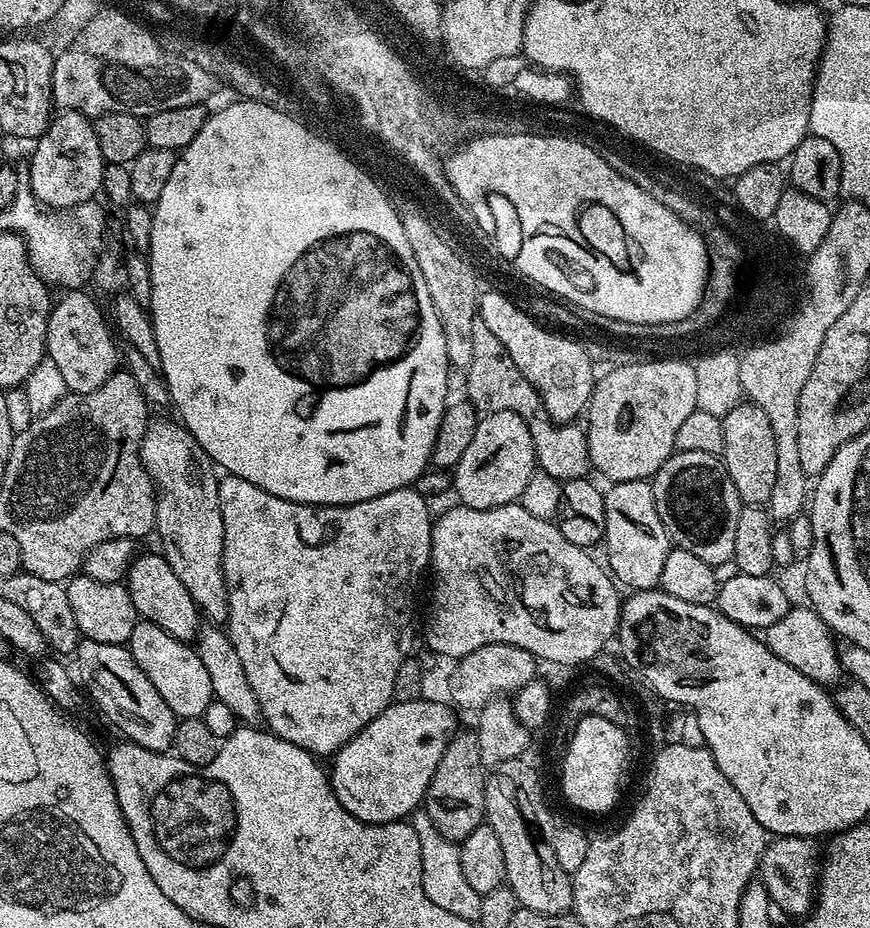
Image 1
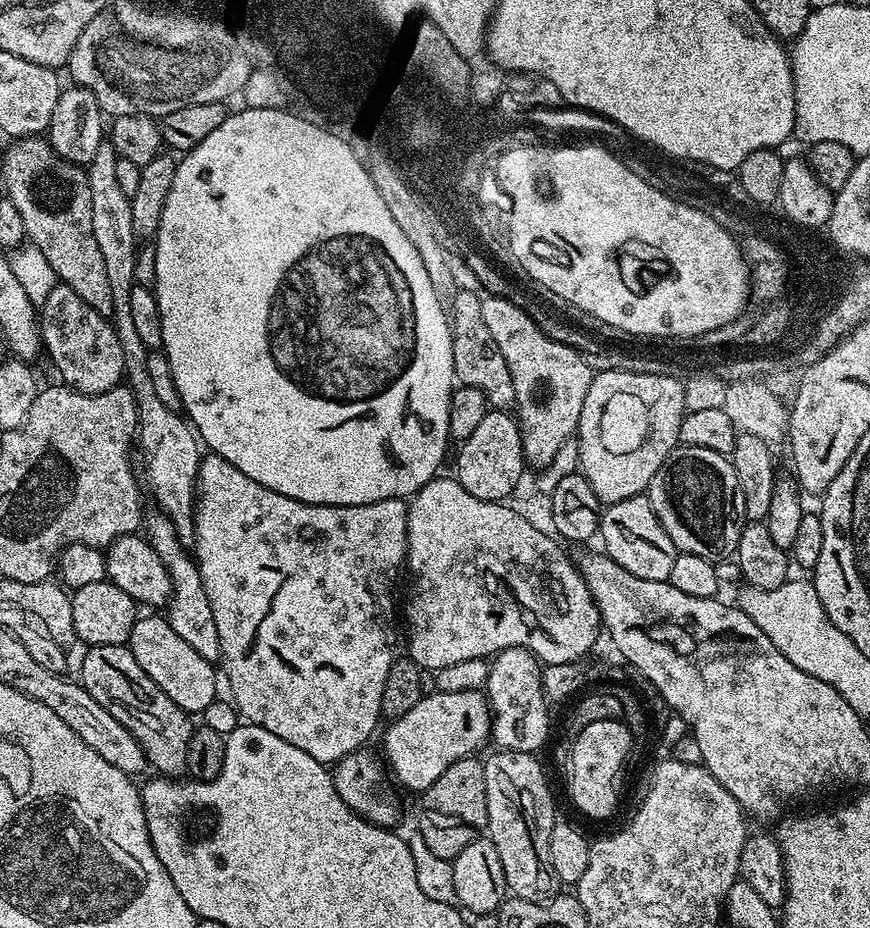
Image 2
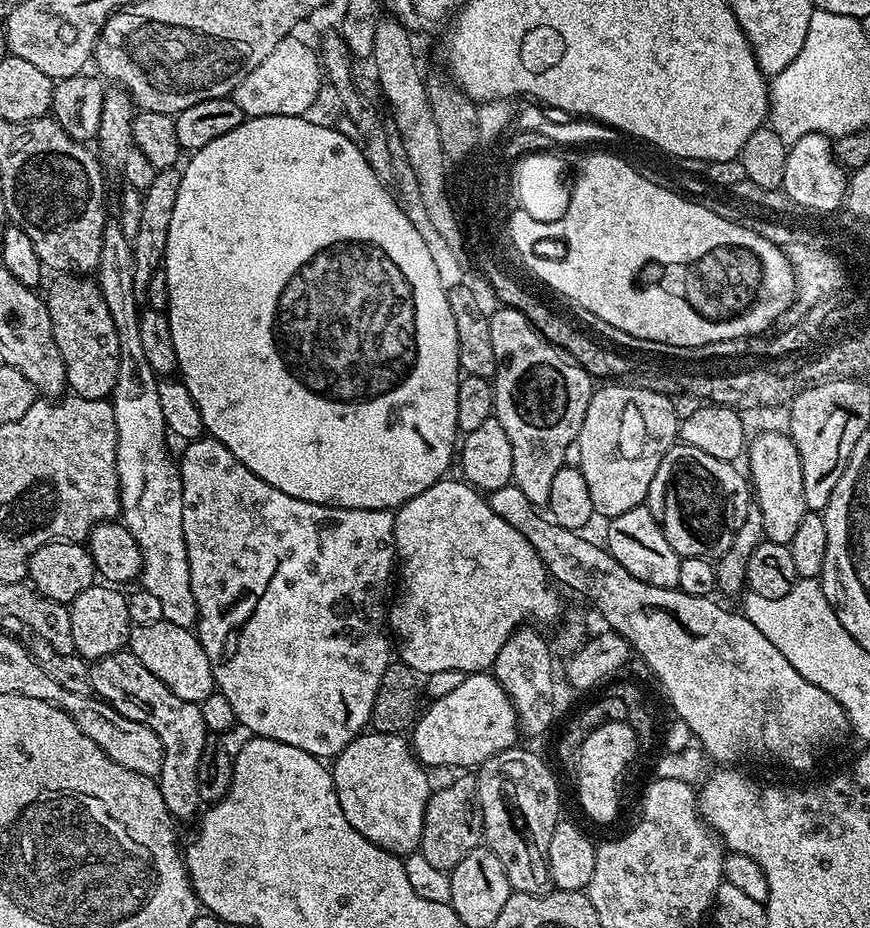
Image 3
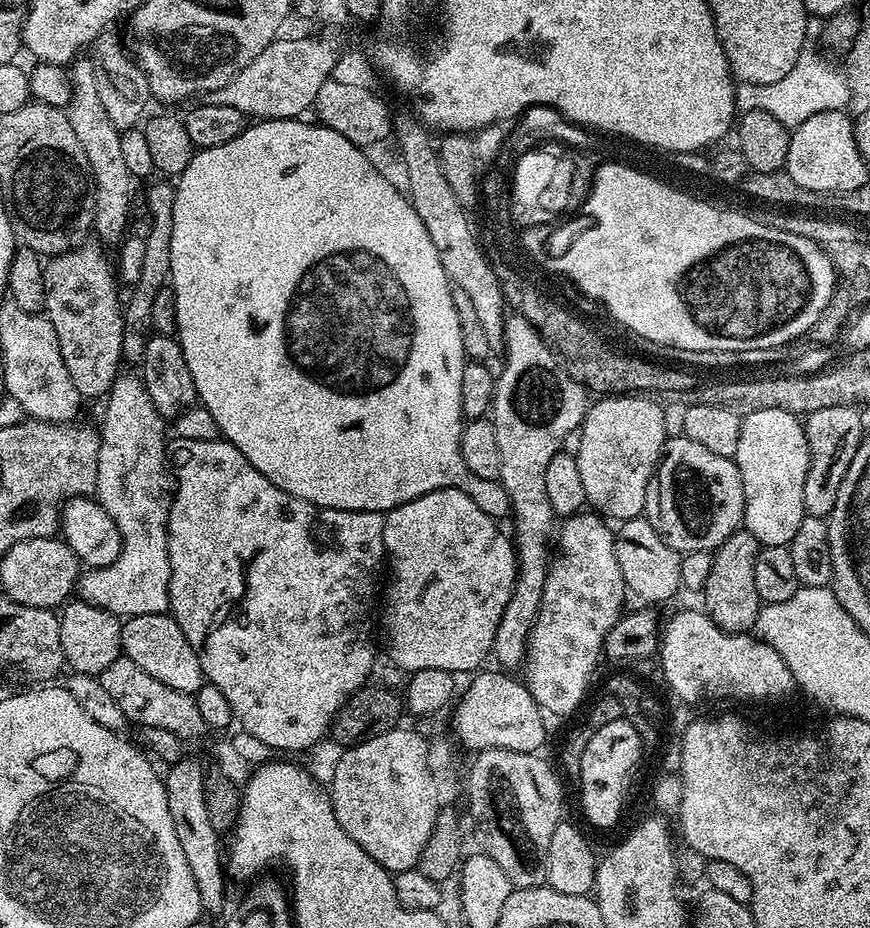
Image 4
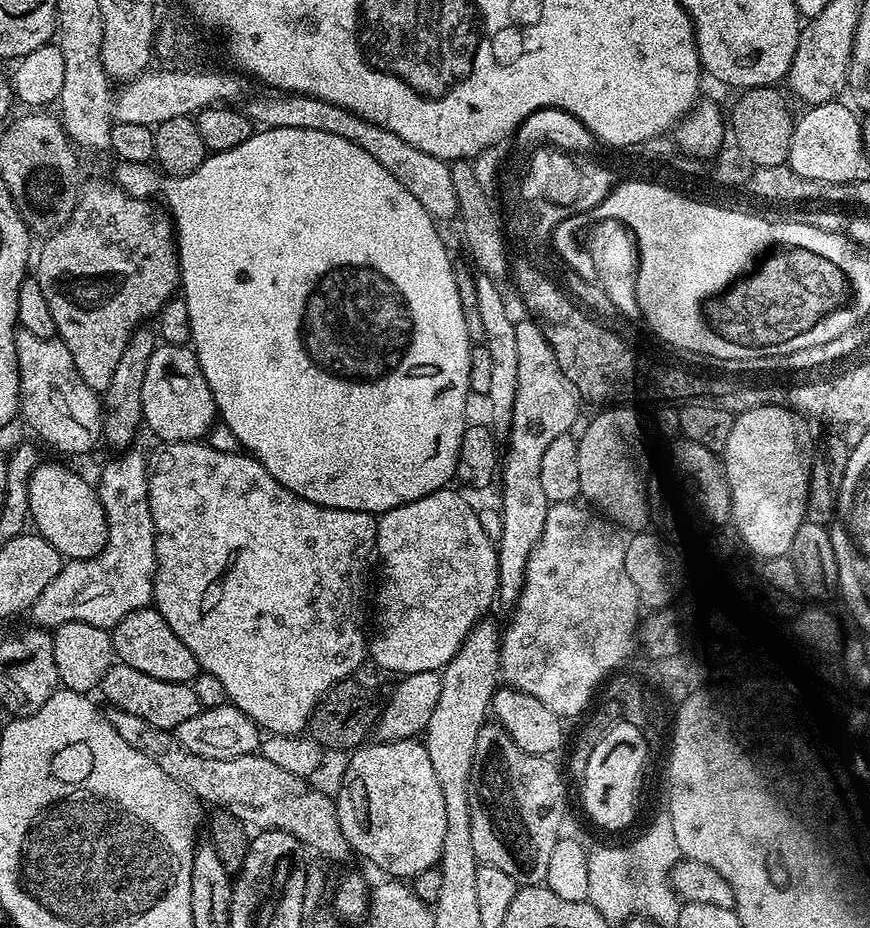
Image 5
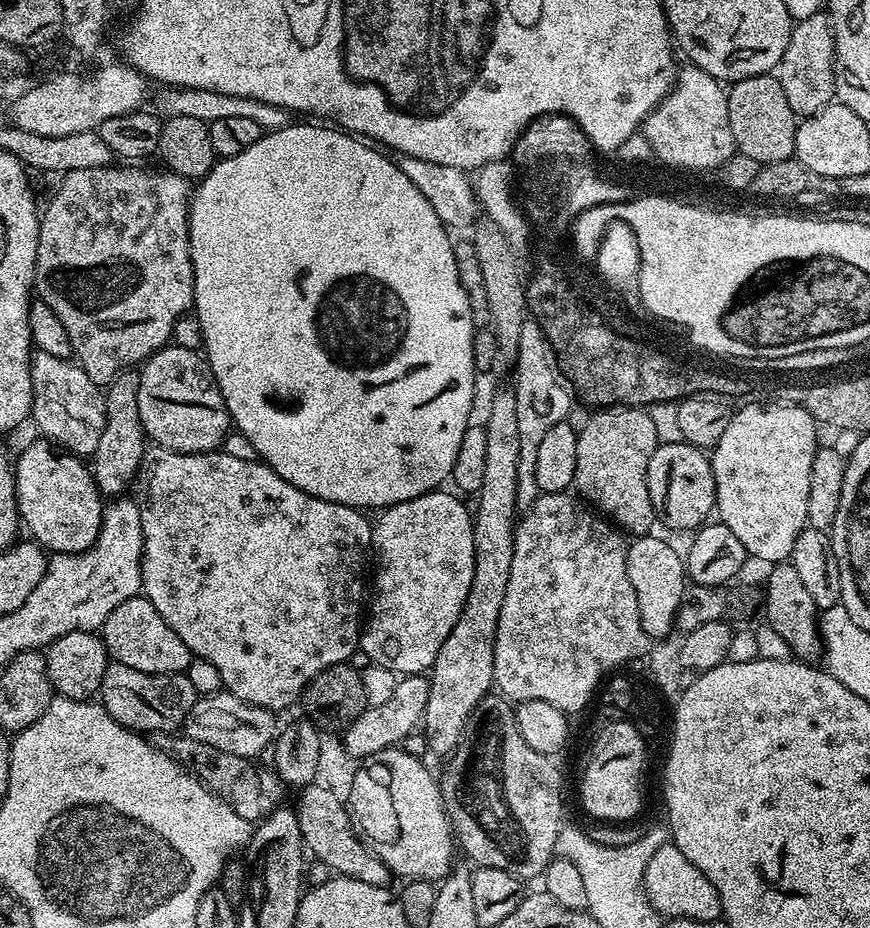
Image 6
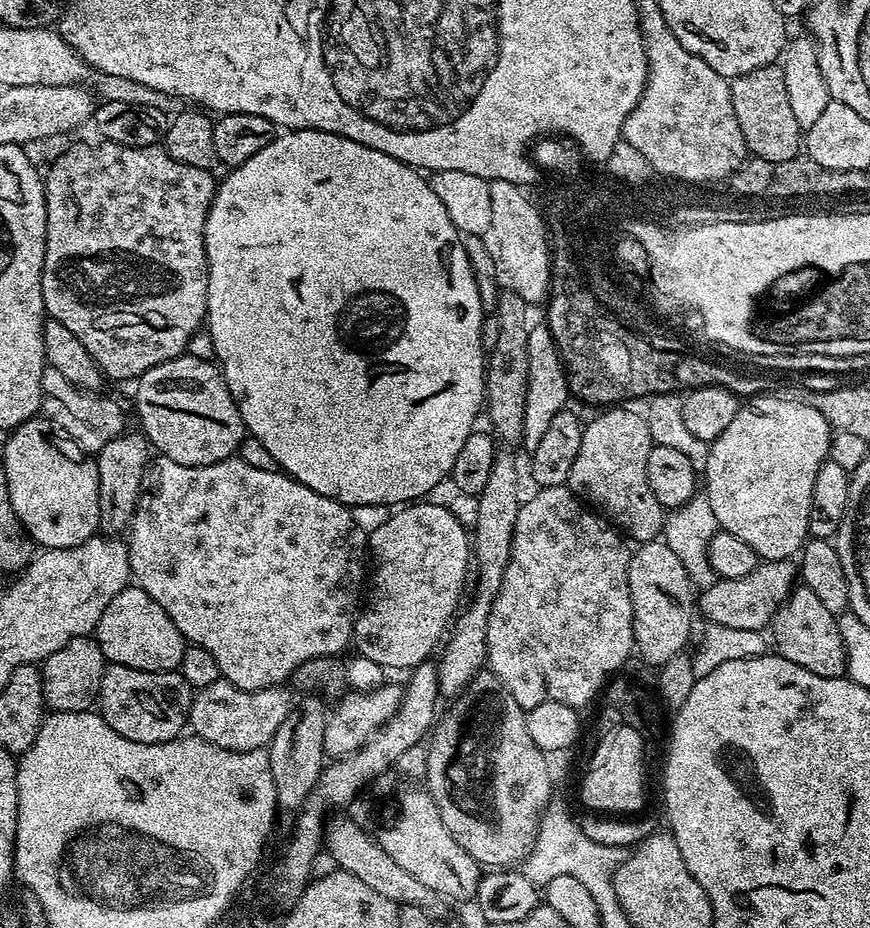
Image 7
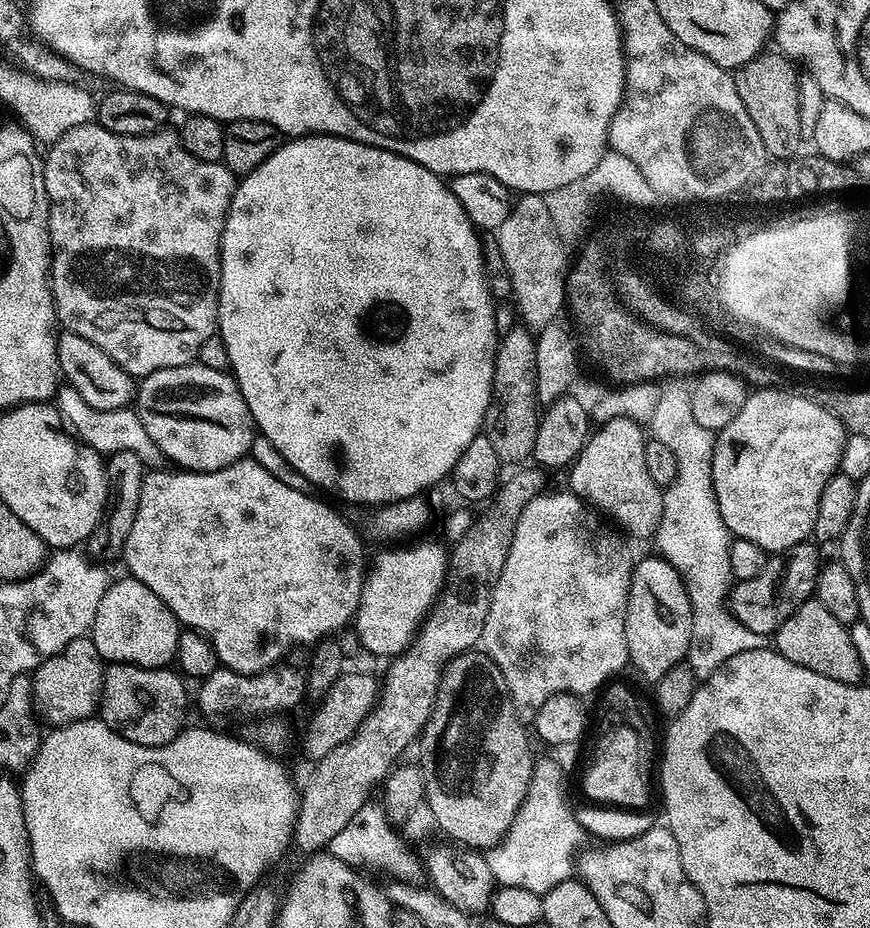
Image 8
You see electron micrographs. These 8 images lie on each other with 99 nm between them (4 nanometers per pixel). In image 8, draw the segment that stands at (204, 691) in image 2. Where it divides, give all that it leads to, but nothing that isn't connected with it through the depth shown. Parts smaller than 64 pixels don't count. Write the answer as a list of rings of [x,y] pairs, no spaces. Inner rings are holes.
[[[113,579],[90,629],[90,638],[100,659],[113,664],[133,664],[139,668],[167,668],[176,659],[176,647],[182,625],[176,615],[141,580]]]

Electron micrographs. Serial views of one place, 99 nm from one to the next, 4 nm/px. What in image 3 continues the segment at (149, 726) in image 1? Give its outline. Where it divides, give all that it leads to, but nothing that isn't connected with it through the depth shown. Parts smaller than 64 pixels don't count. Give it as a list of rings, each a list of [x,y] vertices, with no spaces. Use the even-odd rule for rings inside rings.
[[[127,650],[95,661],[88,673],[92,691],[99,699],[118,710],[118,714],[126,714],[126,718],[134,718],[134,722],[150,726],[150,730],[154,730],[154,734],[162,738],[164,757],[158,777],[162,802],[166,802],[168,815],[177,821],[188,820],[192,815],[193,819],[202,808],[196,781],[198,758],[202,758],[204,743],[210,735],[208,727],[202,722],[200,706],[178,698],[178,694],[158,682],[158,678],[154,678],[154,674],[150,674],[150,670],[146,670],[146,666],[138,662],[136,655]]]

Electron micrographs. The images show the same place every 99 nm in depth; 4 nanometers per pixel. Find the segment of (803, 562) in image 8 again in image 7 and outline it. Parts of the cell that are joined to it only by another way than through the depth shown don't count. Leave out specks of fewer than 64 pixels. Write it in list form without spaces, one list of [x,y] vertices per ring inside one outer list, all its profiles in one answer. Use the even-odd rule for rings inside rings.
[[[795,559],[787,560],[764,560],[757,563],[746,578],[730,578],[729,580],[717,579],[715,584],[709,584],[703,589],[704,592],[698,596],[698,612],[705,616],[705,621],[721,624],[727,628],[738,630],[754,630],[755,632],[767,629],[771,625],[774,614],[784,604],[784,600],[798,584],[798,564]]]

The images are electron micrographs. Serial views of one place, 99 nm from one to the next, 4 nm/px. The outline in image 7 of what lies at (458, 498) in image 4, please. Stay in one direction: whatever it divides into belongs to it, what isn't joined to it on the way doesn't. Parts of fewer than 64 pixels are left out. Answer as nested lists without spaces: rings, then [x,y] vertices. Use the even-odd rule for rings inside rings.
[[[412,502],[401,507],[389,520],[384,520],[373,532],[366,536],[370,556],[380,565],[376,577],[371,577],[372,597],[363,605],[352,628],[355,651],[371,662],[376,662],[385,670],[404,668],[411,670],[425,663],[432,651],[445,639],[458,609],[461,607],[460,595],[464,592],[464,579],[470,576],[470,532],[460,525],[460,520],[448,508],[440,504]]]

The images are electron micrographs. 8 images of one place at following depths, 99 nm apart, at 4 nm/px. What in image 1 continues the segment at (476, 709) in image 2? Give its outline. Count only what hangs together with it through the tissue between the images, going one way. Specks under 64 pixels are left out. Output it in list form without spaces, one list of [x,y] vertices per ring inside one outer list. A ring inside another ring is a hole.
[[[427,698],[410,702],[397,700],[389,704],[386,710],[382,710],[382,714],[378,714],[378,718],[371,720],[358,734],[354,734],[354,738],[350,738],[350,742],[346,742],[331,757],[332,789],[338,802],[342,802],[344,809],[354,818],[364,824],[400,822],[411,817],[423,805],[430,778],[434,778],[434,770],[438,770],[438,762],[442,762],[446,746],[458,731],[457,713],[447,703],[444,704]]]

